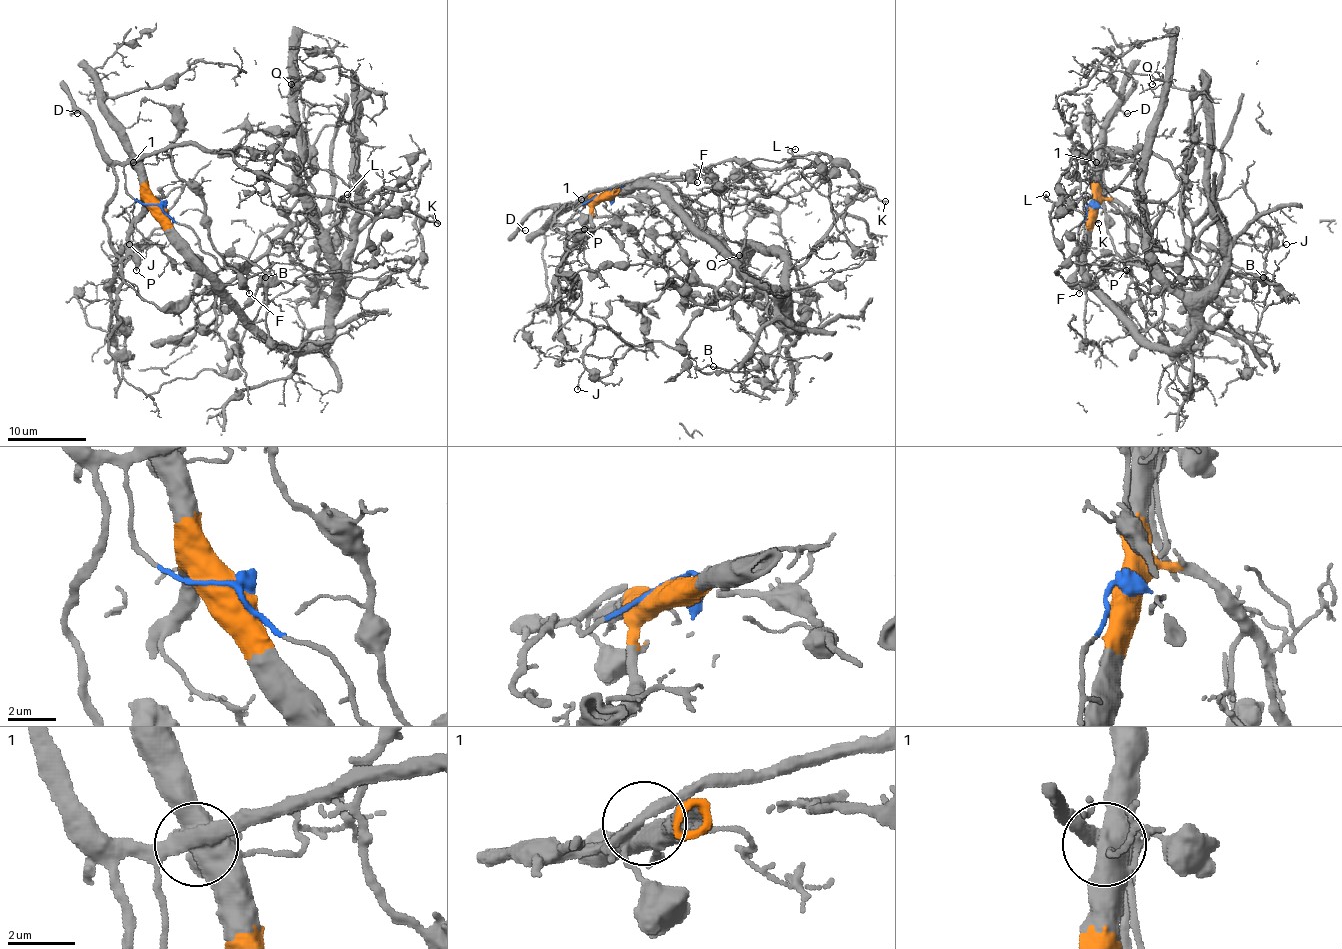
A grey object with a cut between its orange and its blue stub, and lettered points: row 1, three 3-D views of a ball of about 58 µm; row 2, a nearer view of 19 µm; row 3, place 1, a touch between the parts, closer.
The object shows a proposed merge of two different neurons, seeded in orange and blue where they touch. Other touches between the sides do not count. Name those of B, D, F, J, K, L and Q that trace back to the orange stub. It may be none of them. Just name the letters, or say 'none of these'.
B, J, Q

